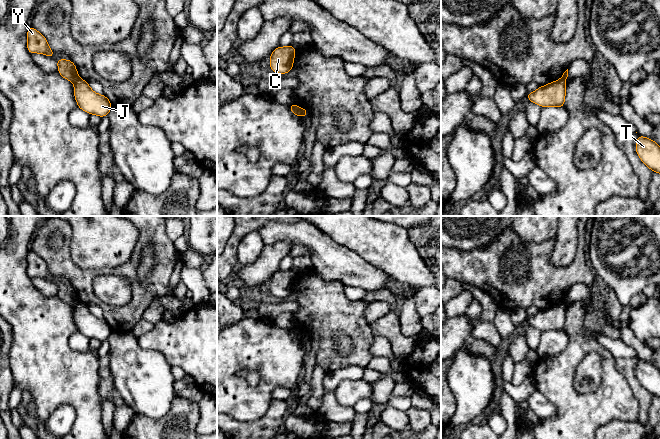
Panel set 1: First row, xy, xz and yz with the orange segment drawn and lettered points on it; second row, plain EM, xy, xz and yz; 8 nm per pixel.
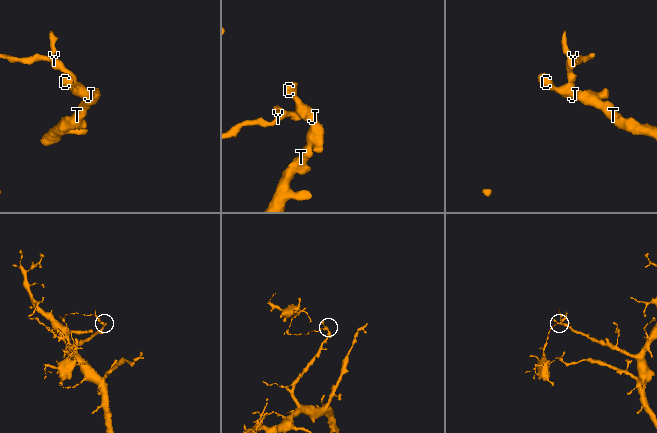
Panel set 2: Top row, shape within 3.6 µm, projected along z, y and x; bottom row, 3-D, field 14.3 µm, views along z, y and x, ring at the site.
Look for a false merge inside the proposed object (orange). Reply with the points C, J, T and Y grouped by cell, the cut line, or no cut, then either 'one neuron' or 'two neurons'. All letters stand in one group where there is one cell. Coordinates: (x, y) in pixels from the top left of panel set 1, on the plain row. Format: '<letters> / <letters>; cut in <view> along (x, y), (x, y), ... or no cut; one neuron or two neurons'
C J T / Y; cut in xz along (298, 332), (302, 340); two neurons

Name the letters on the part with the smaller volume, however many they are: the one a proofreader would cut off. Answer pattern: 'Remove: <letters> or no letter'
Remove: Y

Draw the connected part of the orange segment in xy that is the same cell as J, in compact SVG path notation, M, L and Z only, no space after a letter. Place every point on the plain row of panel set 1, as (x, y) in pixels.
M78 303L74 306L74 320L78 332L90 339L95 338L102 342L108 340L112 333L109 323L105 319L92 315L88 306L83 303Z

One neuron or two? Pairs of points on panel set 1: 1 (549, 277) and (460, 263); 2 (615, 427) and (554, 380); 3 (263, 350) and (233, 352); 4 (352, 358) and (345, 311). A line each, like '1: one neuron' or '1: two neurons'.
1: one neuron
2: two neurons
3: one neuron
4: one neuron

